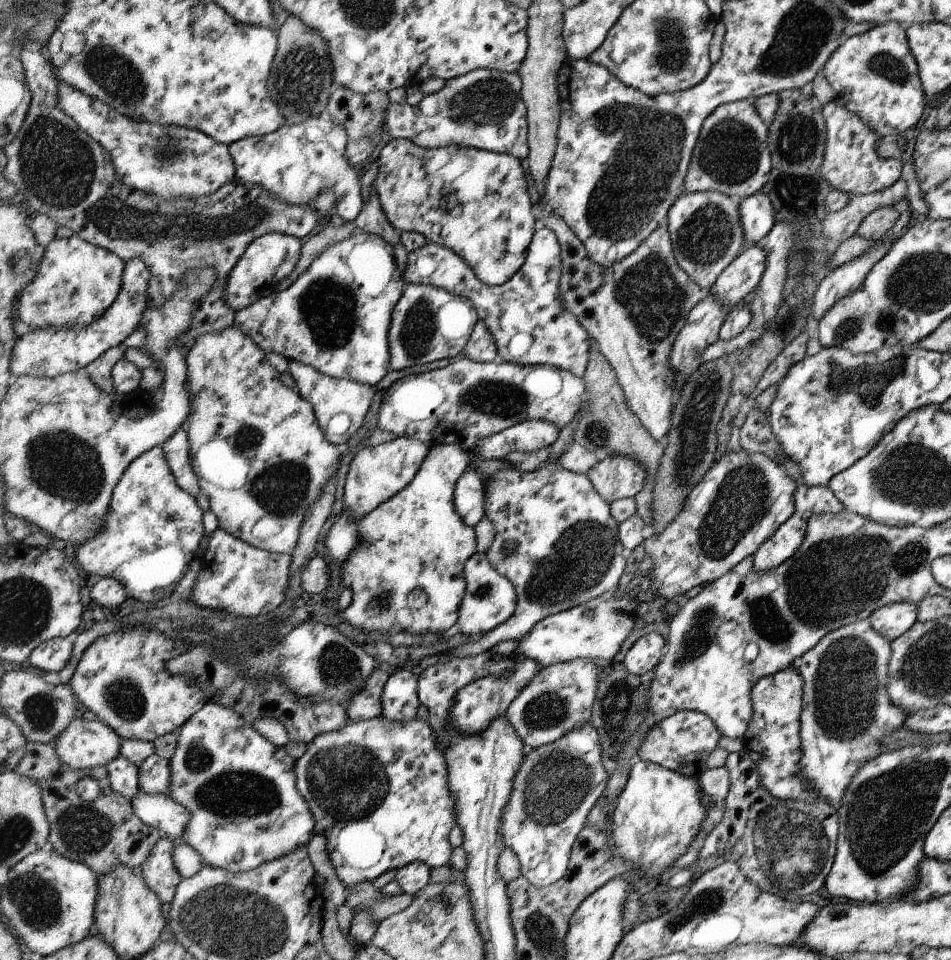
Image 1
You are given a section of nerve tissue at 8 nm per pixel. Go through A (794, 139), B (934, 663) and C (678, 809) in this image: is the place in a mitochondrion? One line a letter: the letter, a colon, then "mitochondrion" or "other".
A: mitochondrion
B: mitochondrion
C: other

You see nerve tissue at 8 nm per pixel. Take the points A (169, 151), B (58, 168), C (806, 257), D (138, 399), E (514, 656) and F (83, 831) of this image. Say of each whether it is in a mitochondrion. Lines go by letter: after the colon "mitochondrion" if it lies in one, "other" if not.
A: mitochondrion
B: mitochondrion
C: mitochondrion
D: other
E: other
F: mitochondrion

